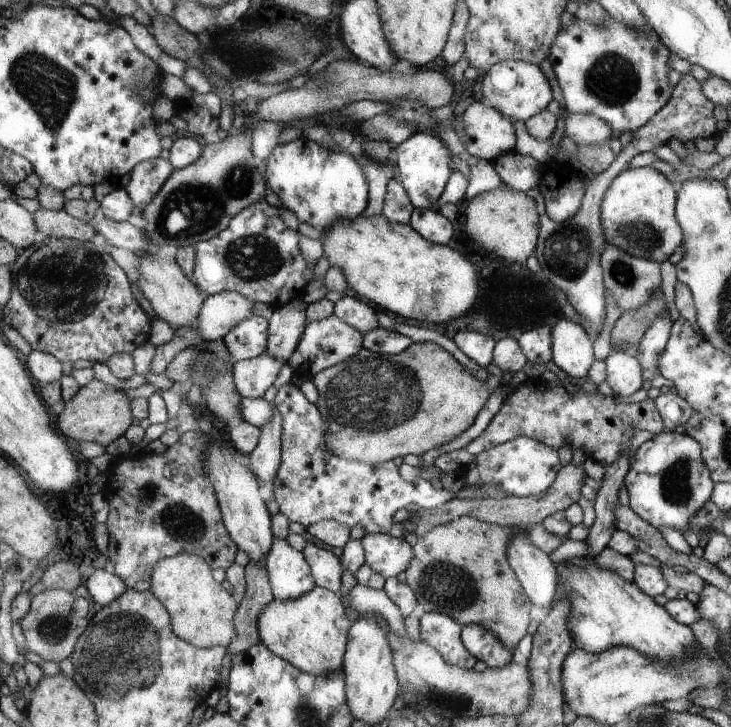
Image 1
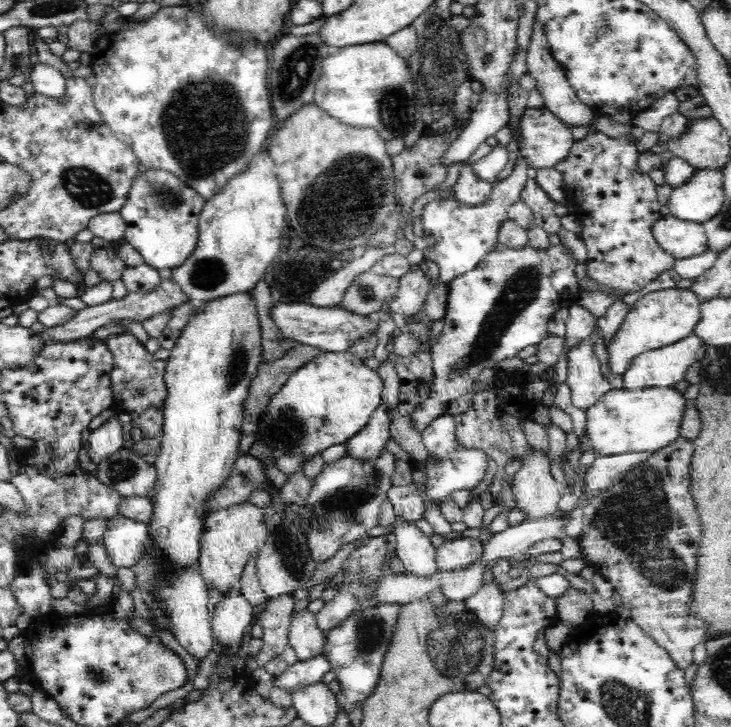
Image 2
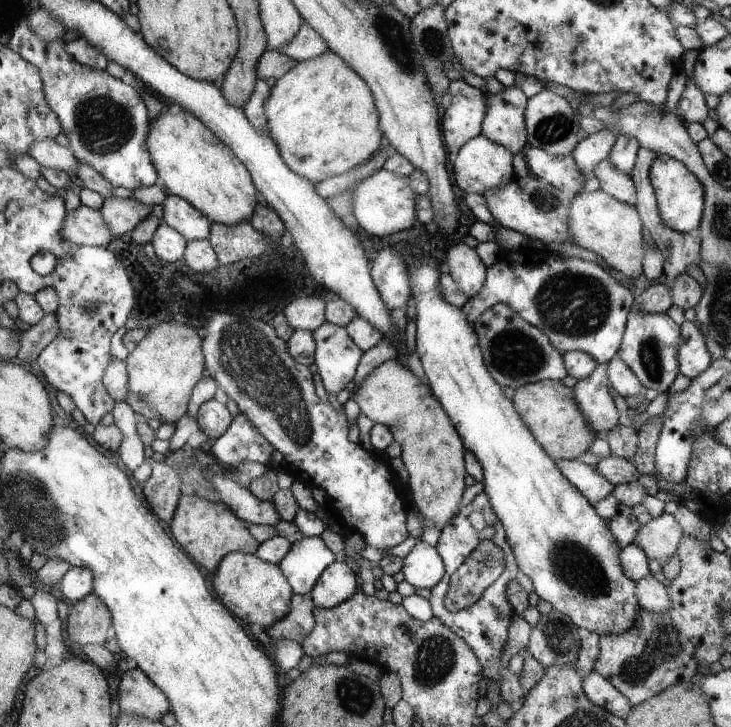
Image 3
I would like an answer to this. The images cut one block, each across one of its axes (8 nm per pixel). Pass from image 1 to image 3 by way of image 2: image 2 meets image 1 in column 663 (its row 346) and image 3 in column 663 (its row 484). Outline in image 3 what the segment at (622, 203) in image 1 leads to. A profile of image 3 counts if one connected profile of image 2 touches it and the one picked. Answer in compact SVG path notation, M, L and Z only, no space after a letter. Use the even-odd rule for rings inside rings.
M656 156L655 162L650 166L651 183L655 190L658 212L662 222L680 232L680 234L689 233L696 229L703 221L704 189L703 184L691 170L688 170L684 163L679 162L670 156Z

